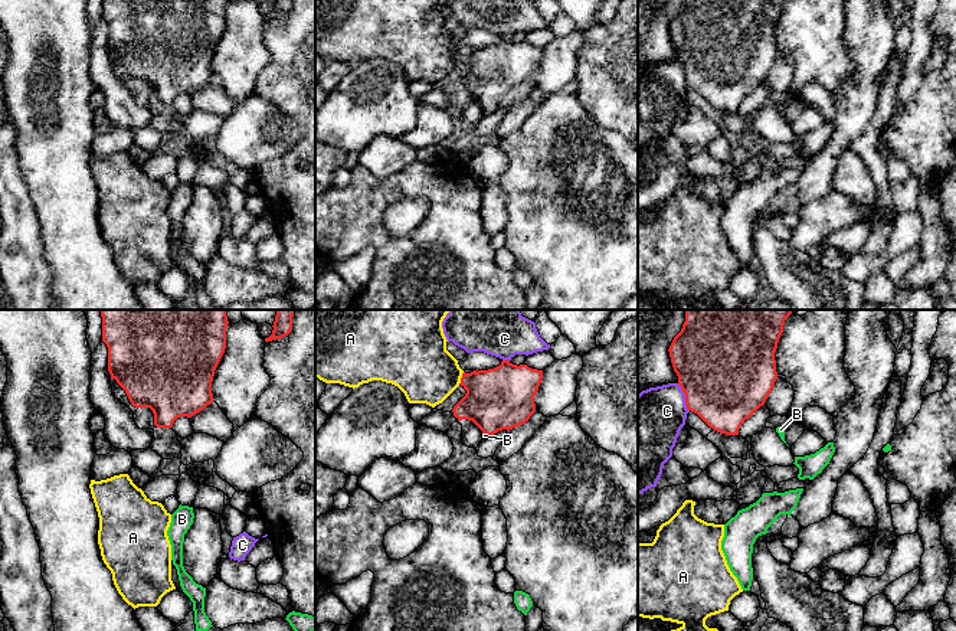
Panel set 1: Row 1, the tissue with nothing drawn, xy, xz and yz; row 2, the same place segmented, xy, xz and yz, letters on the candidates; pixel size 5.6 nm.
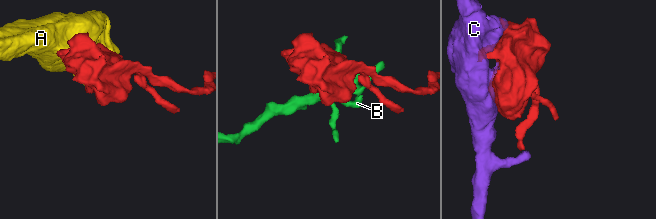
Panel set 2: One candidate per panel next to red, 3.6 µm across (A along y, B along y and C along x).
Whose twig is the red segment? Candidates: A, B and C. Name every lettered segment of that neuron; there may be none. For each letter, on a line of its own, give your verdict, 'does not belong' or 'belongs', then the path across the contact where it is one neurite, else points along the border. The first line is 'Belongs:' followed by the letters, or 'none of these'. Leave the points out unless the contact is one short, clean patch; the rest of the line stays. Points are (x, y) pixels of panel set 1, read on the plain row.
Belongs: B
A: does not belong
B: belongs; runs through xz (503, 75), (491, 87), (485, 110), (484, 113)
C: does not belong

